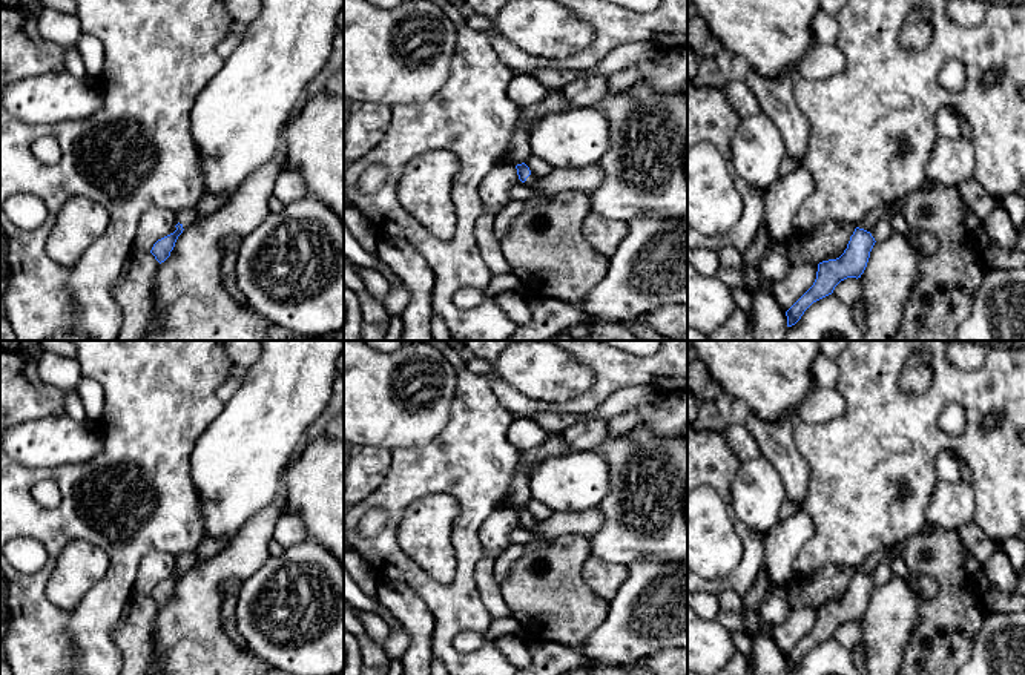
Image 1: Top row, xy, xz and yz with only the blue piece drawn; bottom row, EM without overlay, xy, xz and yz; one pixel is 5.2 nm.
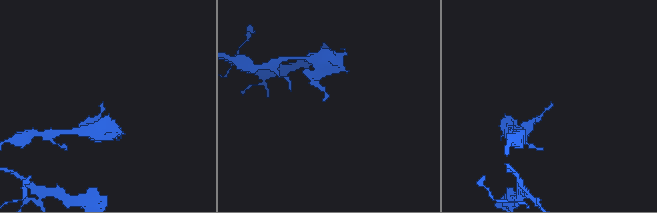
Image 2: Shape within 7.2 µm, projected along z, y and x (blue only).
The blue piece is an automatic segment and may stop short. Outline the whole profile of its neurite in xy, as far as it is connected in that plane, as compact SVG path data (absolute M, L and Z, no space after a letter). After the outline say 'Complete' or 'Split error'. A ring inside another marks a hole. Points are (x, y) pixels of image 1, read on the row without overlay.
M195 551L184 552L176 557L176 566L175 566L176 574L167 580L158 583L150 594L150 597L155 600L155 603L160 608L164 606L170 600L170 595L173 594L178 580L187 571L190 571L196 563L198 563L198 558L196 558Z. Split error

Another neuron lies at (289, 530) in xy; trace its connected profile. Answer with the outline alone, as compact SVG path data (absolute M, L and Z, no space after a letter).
M285 511L273 529L273 538L285 549L308 540L308 535L302 519L293 511Z

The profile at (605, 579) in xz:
M598 558L588 560L582 577L585 583L601 598L611 600L628 578L629 571L621 565L611 565Z

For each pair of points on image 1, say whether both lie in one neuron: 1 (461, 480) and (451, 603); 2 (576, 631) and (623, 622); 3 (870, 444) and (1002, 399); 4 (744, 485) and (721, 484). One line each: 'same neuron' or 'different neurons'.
1: same neuron
2: different neurons
3: same neuron
4: different neurons

